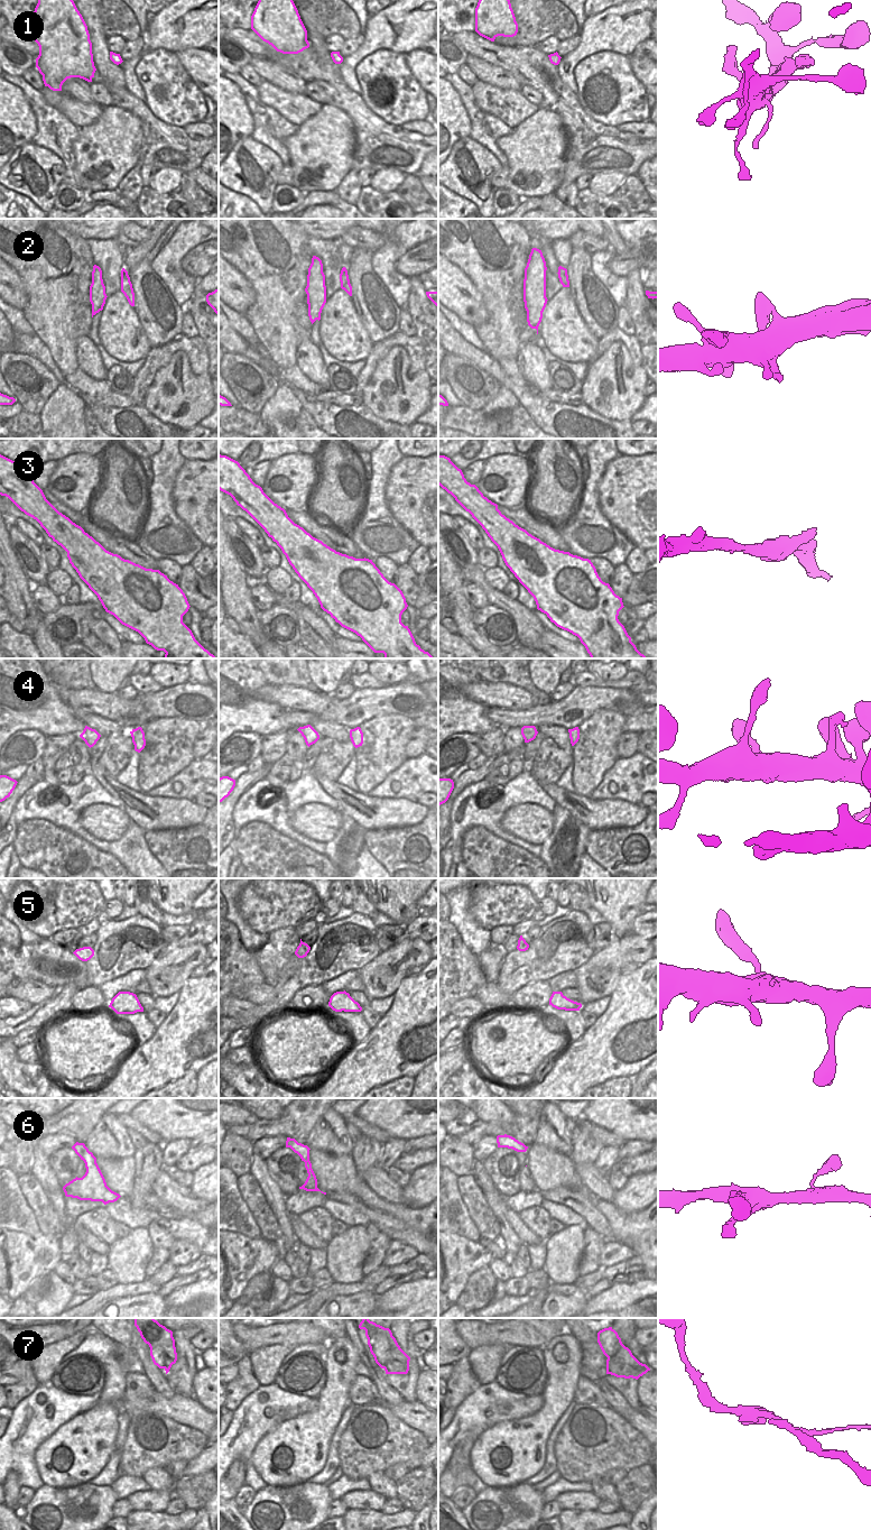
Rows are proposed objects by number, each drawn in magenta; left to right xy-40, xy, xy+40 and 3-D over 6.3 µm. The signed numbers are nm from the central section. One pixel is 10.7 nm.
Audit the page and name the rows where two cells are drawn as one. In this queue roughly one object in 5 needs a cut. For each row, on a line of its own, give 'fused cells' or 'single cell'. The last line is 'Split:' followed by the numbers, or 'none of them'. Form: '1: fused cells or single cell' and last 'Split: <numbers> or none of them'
1: single cell
2: single cell
3: single cell
4: single cell
5: single cell
6: single cell
7: fused cells
Split: 7

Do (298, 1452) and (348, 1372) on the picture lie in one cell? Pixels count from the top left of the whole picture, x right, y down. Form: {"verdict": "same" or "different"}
{"verdict": "same"}

